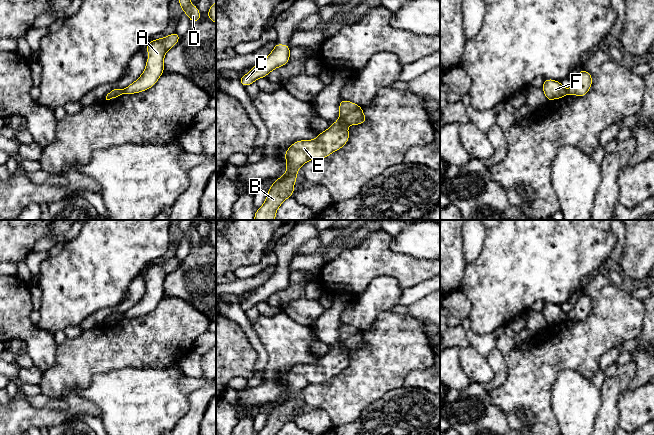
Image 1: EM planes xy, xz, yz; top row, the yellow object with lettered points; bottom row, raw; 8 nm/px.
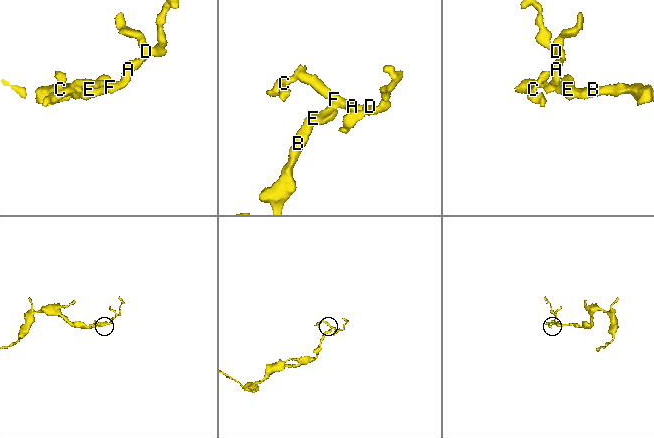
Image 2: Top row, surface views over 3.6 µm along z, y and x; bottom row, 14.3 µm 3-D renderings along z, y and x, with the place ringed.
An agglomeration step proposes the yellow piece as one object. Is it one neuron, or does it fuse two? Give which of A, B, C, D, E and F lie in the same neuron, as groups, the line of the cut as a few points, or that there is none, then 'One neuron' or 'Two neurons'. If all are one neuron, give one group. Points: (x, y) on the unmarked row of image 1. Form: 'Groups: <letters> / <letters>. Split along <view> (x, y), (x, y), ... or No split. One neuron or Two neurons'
Groups: A C D F / B E. Split along xz (338, 343), (346, 348). Two neurons

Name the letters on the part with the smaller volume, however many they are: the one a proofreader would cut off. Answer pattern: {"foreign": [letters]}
{"foreign": ["A", "C", "D", "F"]}

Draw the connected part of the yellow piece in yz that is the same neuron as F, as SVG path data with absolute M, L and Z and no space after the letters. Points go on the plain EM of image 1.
M545 303L541 312L548 326L553 323L560 323L568 318L568 314L563 311L562 307L553 303Z

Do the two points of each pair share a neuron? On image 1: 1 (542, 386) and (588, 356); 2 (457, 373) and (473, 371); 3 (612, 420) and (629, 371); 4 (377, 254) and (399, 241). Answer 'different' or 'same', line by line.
1: same
2: different
3: same
4: different

